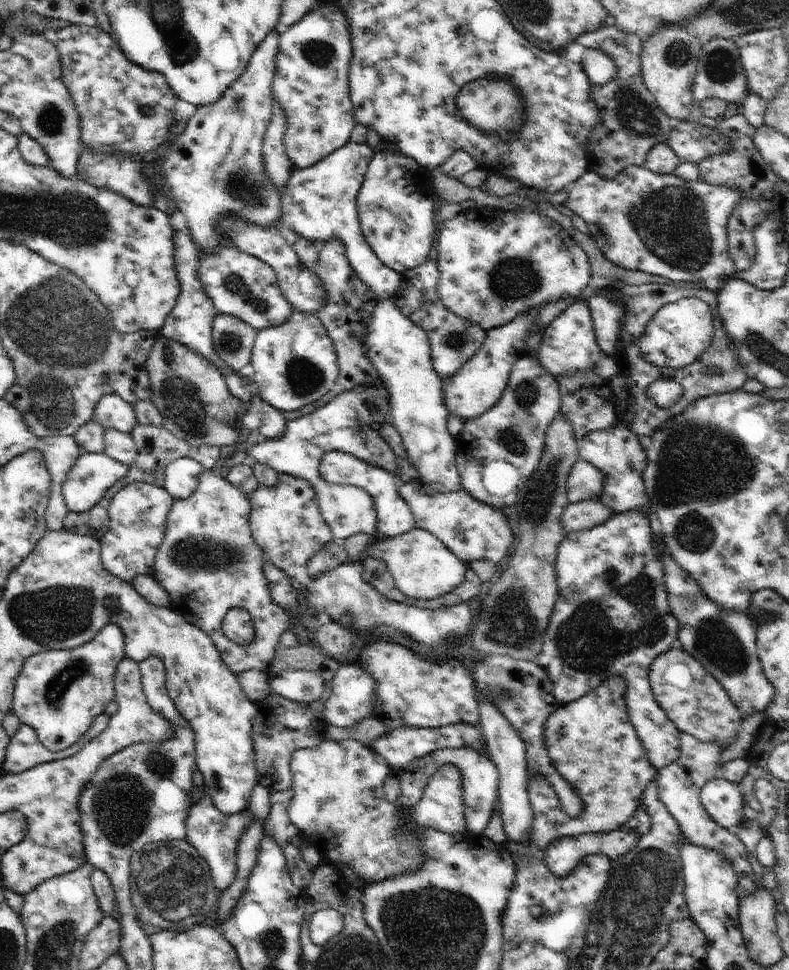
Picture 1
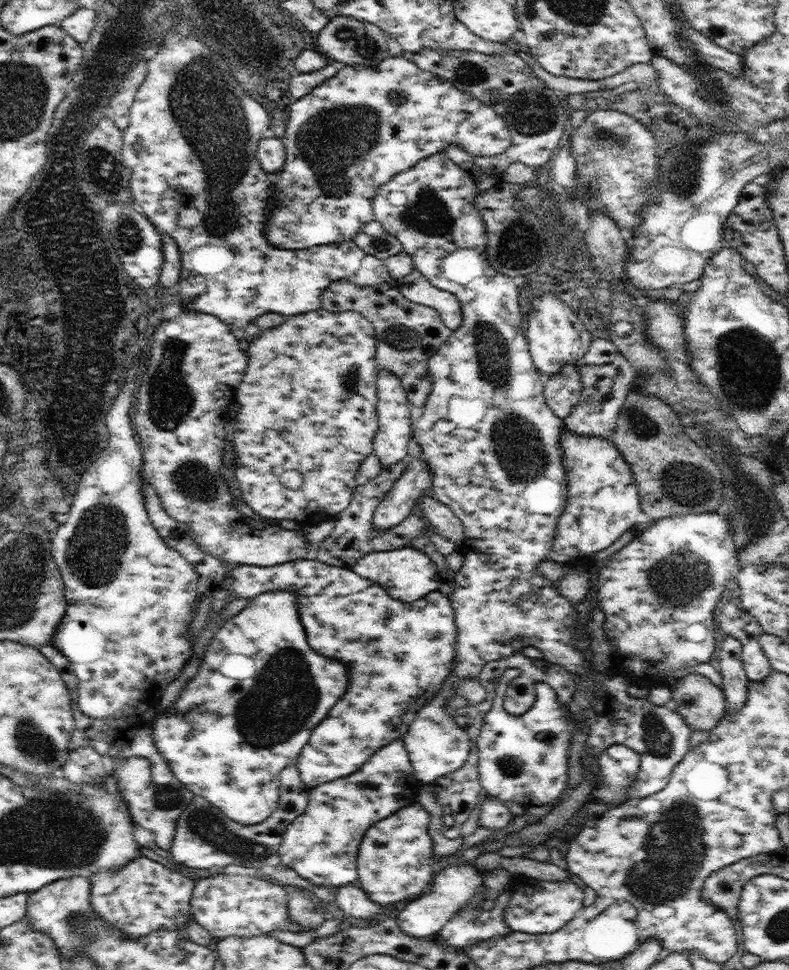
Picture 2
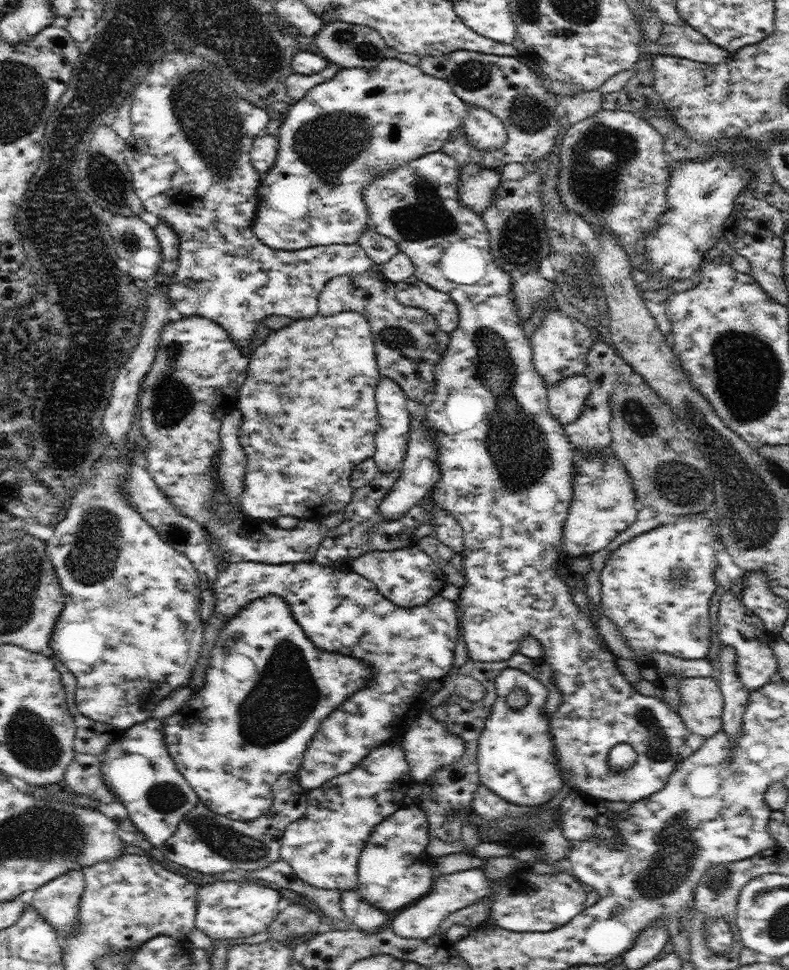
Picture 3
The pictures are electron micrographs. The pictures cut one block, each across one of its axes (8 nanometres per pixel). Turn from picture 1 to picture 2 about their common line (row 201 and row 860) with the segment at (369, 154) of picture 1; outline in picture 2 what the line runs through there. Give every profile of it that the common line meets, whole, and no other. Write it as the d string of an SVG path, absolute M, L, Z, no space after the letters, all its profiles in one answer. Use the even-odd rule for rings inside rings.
M401 739L378 749L356 772L309 789L306 810L286 828L279 846L280 860L303 879L336 889L358 884L359 844L374 823L418 801L424 784L416 778Z

